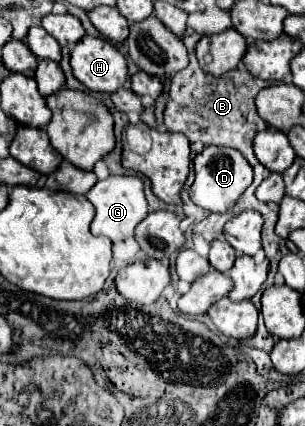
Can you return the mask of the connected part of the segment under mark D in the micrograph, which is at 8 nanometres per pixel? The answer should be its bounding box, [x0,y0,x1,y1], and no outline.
[189,146,253,212]

